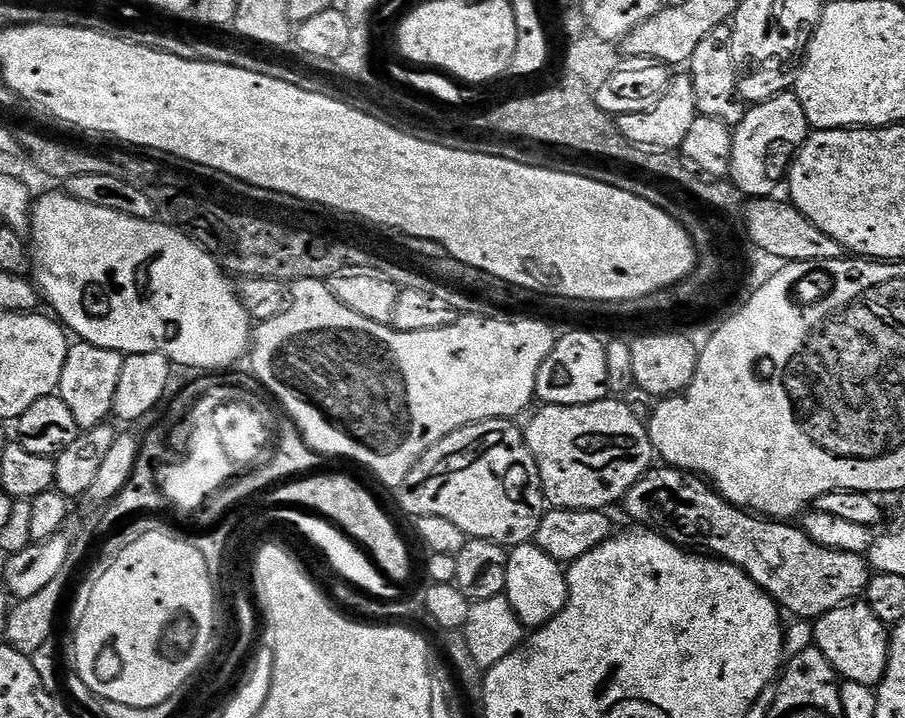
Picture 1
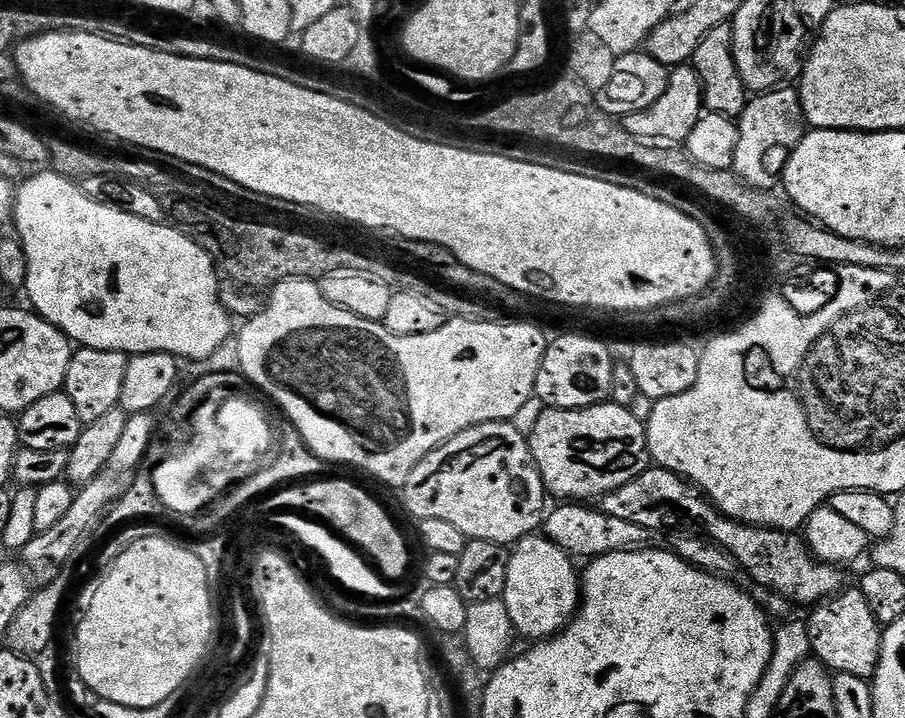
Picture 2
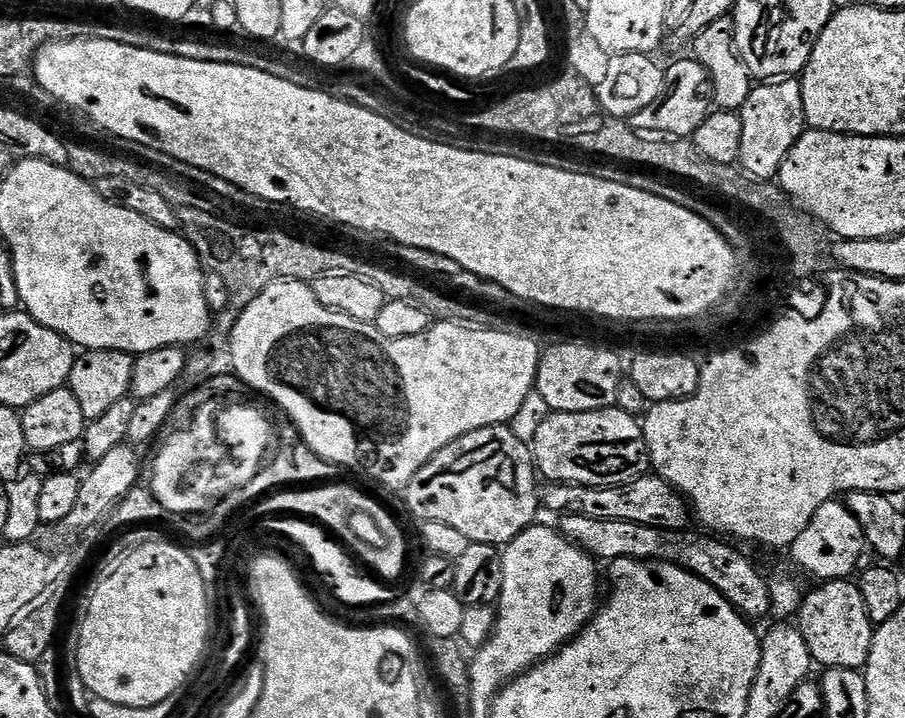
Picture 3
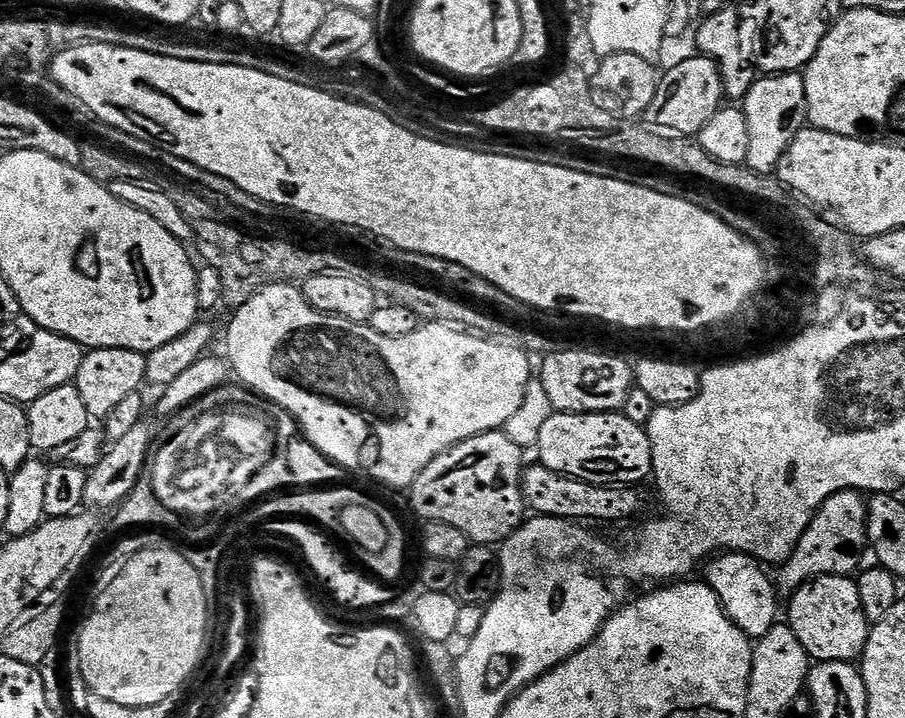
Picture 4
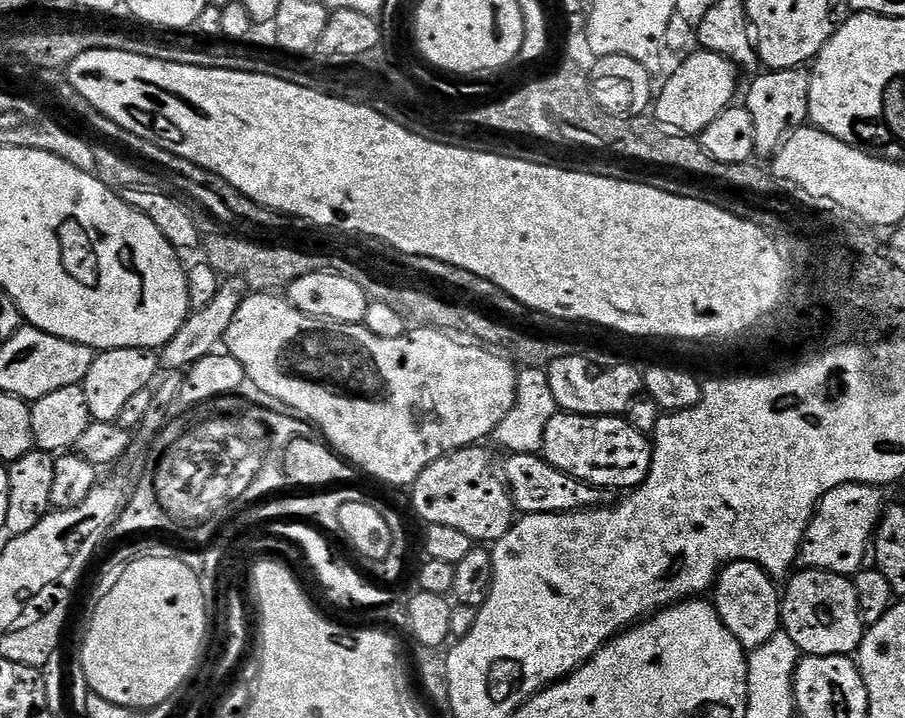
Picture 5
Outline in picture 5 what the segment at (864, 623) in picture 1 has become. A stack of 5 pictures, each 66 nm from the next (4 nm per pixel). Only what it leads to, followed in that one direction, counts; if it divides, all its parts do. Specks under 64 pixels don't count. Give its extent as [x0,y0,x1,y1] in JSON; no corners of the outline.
[780,568,866,656]

